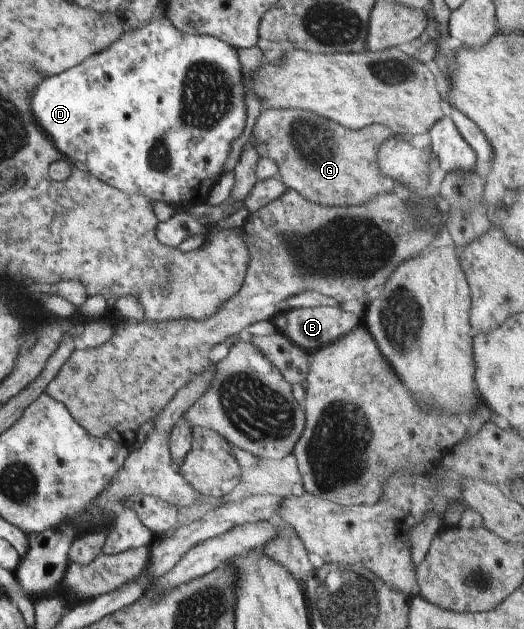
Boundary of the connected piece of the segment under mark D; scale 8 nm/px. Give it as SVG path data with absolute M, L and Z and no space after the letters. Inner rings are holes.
M153 17L147 24L127 31L123 36L105 48L99 54L89 56L85 62L64 70L62 73L47 76L35 88L31 102L31 110L37 124L48 133L54 145L72 163L79 160L93 176L105 181L105 184L126 192L129 196L144 196L152 201L167 202L177 208L205 203L210 190L217 184L225 170L225 162L229 160L229 148L233 148L233 140L237 140L245 130L247 120L247 106L245 106L245 86L247 76L244 74L243 64L239 60L239 49L227 40L219 40L217 36L201 36L181 34L170 20Z

